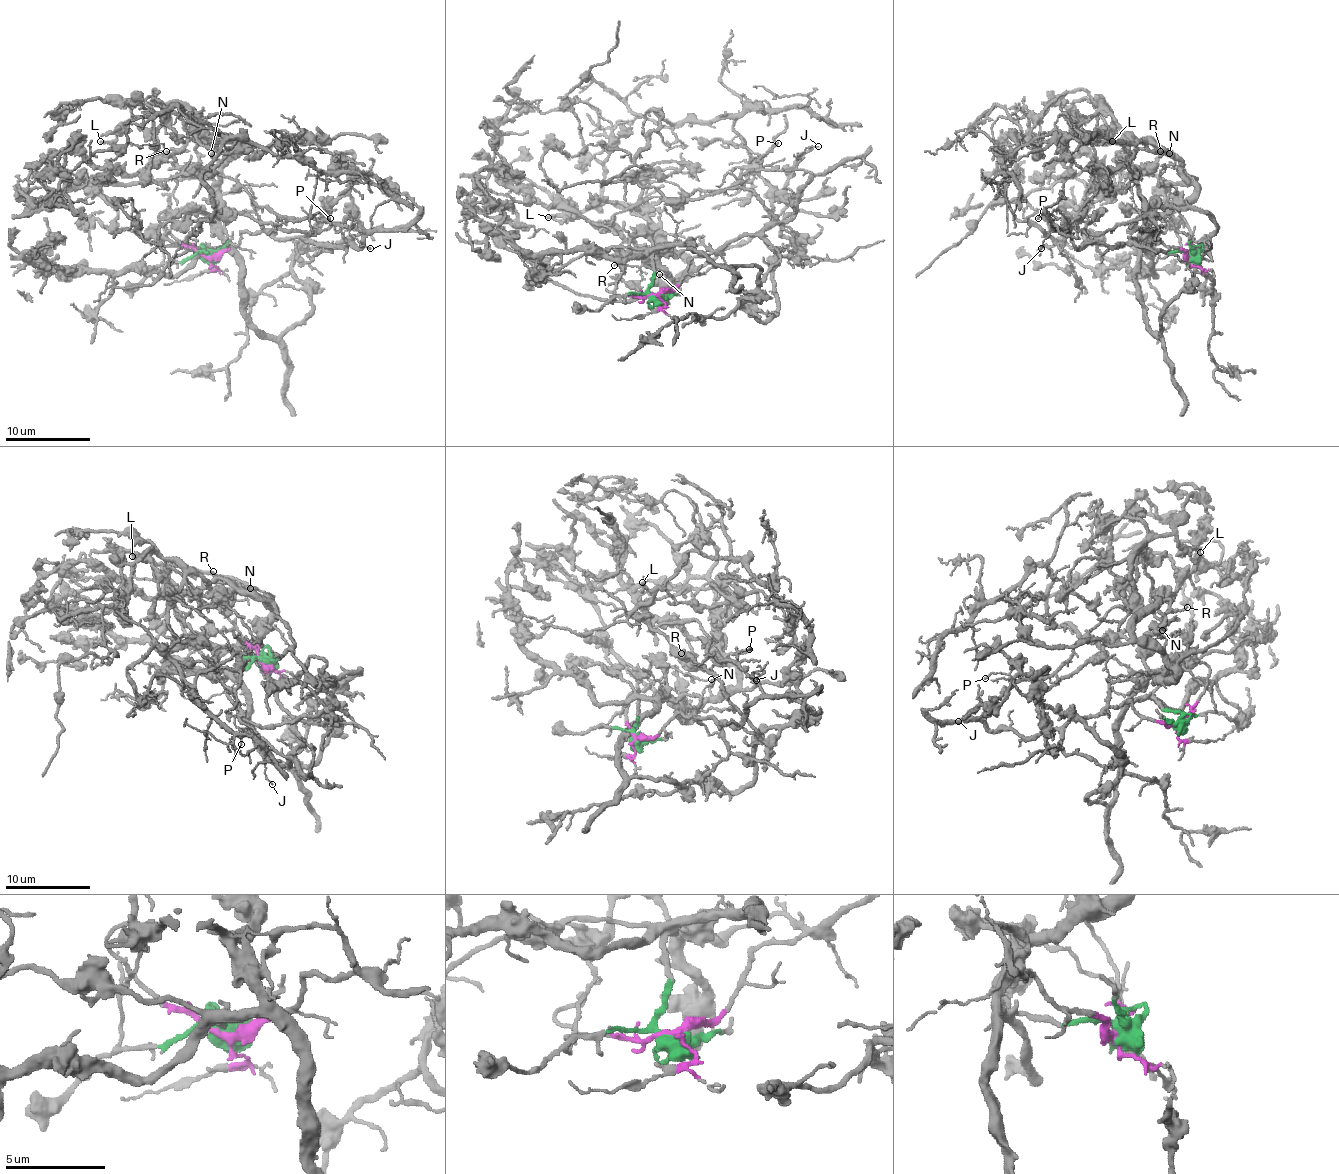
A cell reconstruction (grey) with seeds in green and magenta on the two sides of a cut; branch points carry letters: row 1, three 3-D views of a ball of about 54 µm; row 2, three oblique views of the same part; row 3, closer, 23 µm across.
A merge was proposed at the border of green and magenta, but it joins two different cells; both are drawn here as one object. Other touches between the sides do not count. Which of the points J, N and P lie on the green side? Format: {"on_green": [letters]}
{"on_green": ["N"]}

